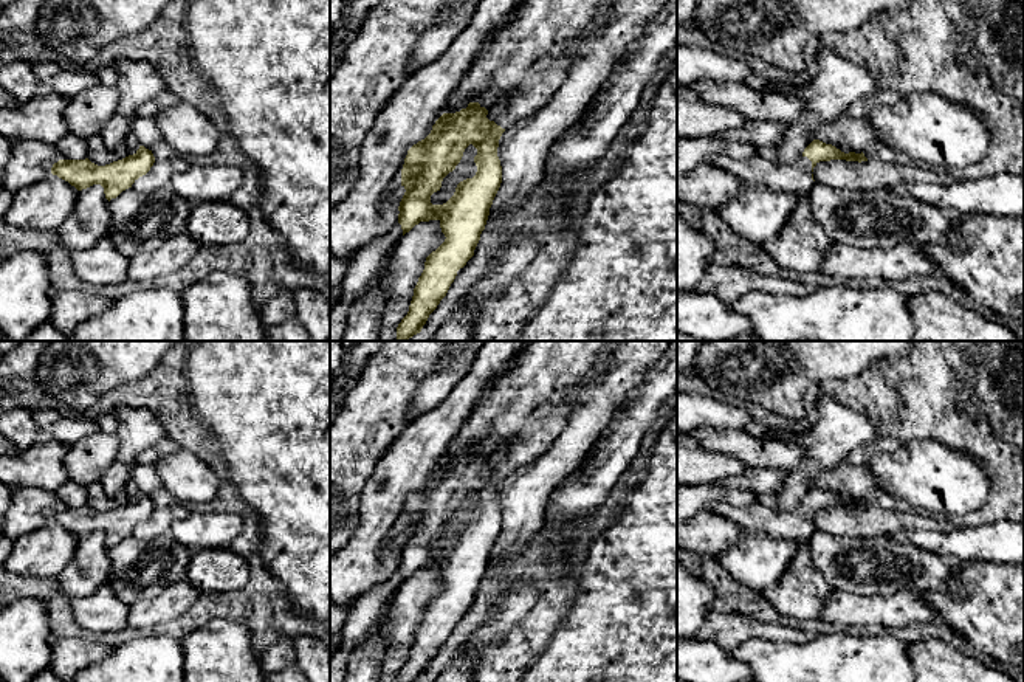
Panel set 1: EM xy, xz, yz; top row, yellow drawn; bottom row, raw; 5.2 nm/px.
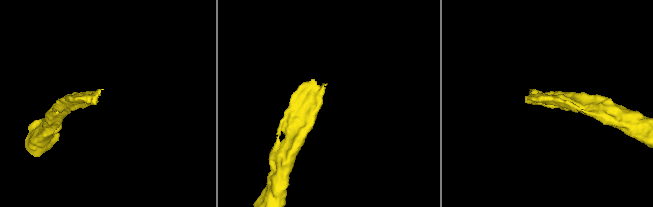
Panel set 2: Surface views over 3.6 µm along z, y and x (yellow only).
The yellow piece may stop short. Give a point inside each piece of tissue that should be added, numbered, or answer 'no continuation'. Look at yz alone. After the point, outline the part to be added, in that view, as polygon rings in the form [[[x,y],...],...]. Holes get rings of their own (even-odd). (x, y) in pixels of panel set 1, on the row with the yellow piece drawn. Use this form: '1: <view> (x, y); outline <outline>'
1: yz (797, 177); outline [[[716,153],[710,164],[717,166],[748,184],[764,184],[768,189],[809,194],[815,186],[812,180],[812,161],[802,157],[795,164],[773,163],[759,155],[747,160],[734,160],[727,153]]]

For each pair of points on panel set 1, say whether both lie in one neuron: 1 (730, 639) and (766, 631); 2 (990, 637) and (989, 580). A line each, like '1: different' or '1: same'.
1: same
2: same

